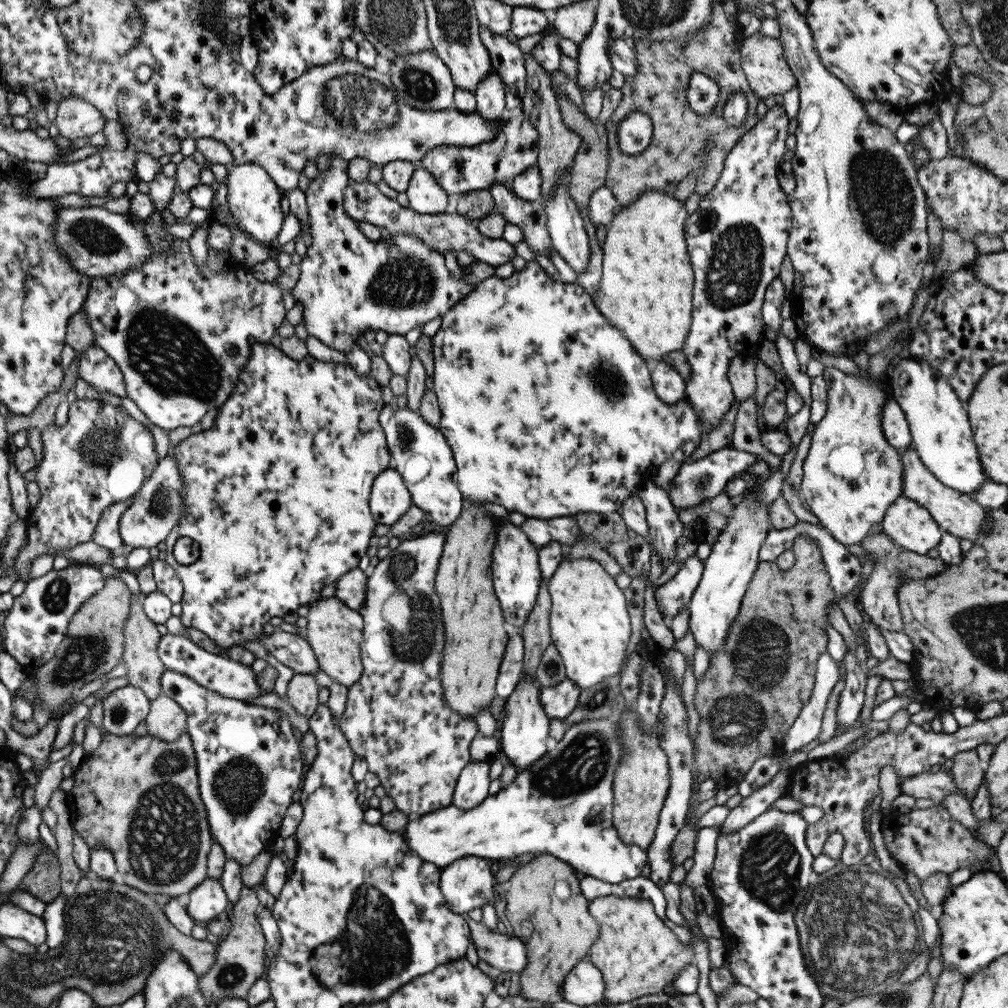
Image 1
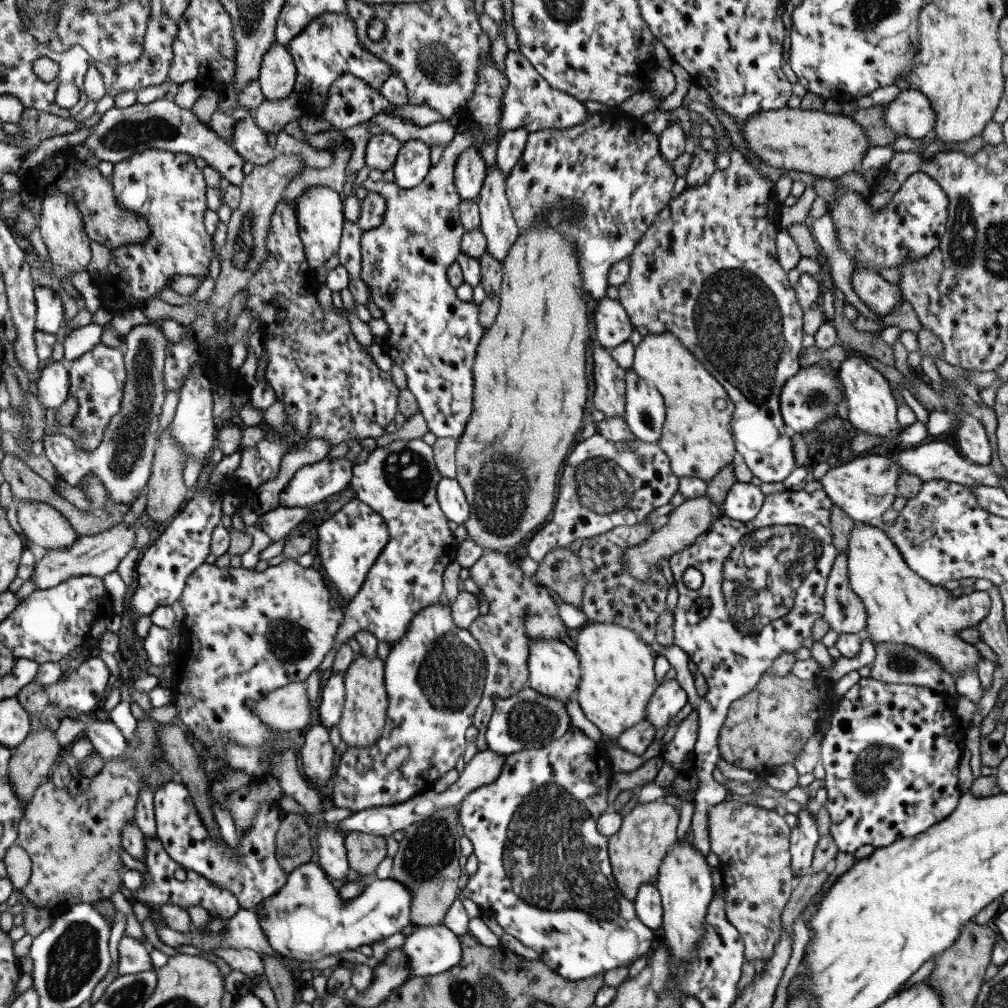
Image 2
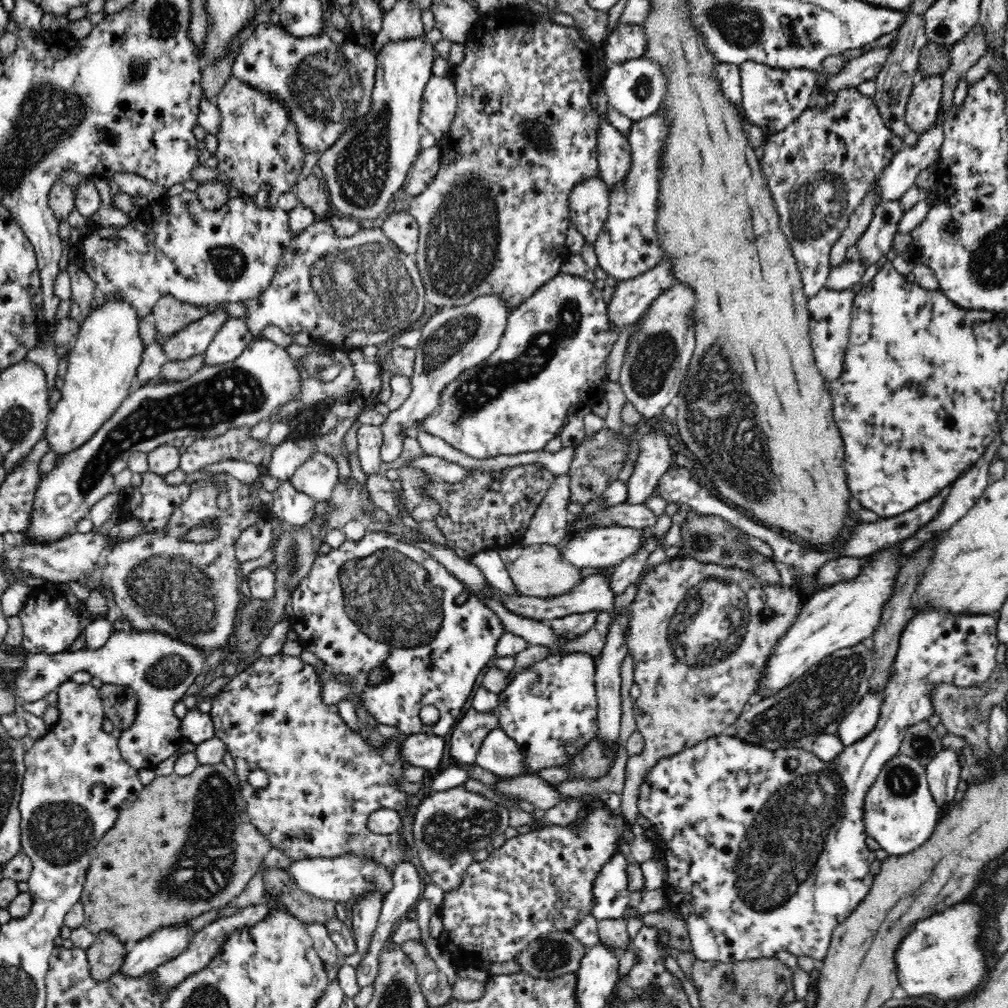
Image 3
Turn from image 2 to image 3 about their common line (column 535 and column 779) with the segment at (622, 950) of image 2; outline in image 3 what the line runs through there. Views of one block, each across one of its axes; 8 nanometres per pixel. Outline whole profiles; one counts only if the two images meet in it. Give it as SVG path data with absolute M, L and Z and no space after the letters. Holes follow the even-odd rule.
M922 608L916 611L906 623L899 638L898 652L894 660L894 674L888 679L883 690L883 703L875 729L864 736L862 740L844 747L844 750L830 762L820 760L812 751L801 748L781 748L774 751L762 746L748 744L739 738L724 733L710 737L678 754L661 758L644 775L638 795L638 811L650 821L655 834L659 836L661 856L667 867L667 877L664 886L668 907L680 913L686 919L688 935L692 941L692 952L702 961L720 961L723 963L759 959L760 957L776 957L779 950L786 950L798 956L811 956L812 960L820 963L826 956L834 929L864 900L872 886L874 875L870 873L870 864L877 858L867 844L867 832L864 827L864 804L866 792L880 774L882 767L899 754L899 748L908 727L928 720L934 716L932 705L932 690L938 684L953 684L960 688L981 686L991 678L992 672L998 667L996 648L1001 642L997 637L997 621L990 614L985 615L952 615L946 611L936 611L932 608ZM789 758L795 758L799 765L790 769L787 765Z

